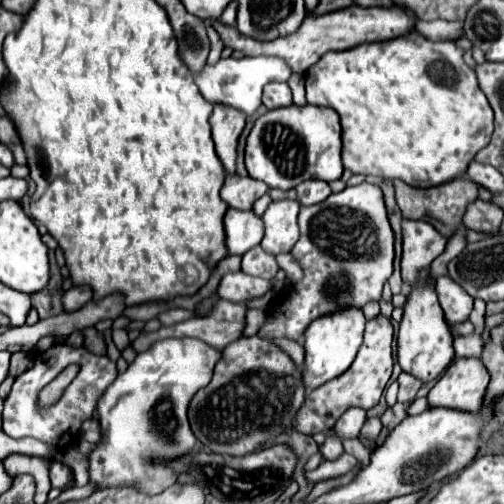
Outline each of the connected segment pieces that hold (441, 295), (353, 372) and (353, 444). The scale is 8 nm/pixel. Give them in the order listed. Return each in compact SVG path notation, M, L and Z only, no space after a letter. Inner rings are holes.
M440 276L434 288L444 310L444 318L450 324L468 320L472 312L472 298L470 294L466 294L466 290L462 290L462 286L458 286L450 276Z
M378 314L372 320L368 320L366 332L364 332L364 342L358 350L356 360L352 362L350 370L346 370L346 374L340 374L332 382L318 386L318 390L312 390L306 396L306 402L304 402L304 406L298 412L298 418L294 422L294 430L312 436L316 432L330 430L336 424L336 420L352 406L358 406L364 410L370 410L372 406L376 406L388 380L390 380L390 374L392 374L392 364L394 364L392 338L394 338L394 328L386 316Z
M352 438L352 440L342 440L342 444L344 444L344 450L346 450L348 454L352 454L356 460L363 464L363 468L369 464L370 452L362 446L360 440L356 440L356 438Z

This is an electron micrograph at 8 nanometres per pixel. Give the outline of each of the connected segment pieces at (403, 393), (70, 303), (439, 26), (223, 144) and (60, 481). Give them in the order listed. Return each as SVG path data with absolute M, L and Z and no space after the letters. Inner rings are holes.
M401 372L398 376L398 384L398 402L404 402L404 404L412 402L412 400L416 398L416 392L418 392L420 386L422 386L420 380L416 380L414 376L406 372Z
M84 286L70 288L62 296L62 306L64 306L64 312L74 312L74 310L80 310L90 300L92 300L92 290L90 288L84 288Z
M416 20L414 30L428 40L454 40L462 36L462 22L446 22L446 20Z
M214 104L214 112L210 116L212 140L216 144L216 152L228 174L236 172L236 146L238 136L244 130L246 114L228 104Z
M52 462L52 466L50 466L50 480L52 480L52 488L68 490L70 488L70 480L72 480L72 470L66 468L60 462Z

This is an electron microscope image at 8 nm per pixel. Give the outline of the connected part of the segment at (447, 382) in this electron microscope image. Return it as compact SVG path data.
M454 358L428 394L430 406L478 410L488 386L488 370L480 358Z

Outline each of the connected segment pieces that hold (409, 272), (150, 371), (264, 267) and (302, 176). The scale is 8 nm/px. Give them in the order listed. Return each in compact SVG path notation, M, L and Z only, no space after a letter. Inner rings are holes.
M402 220L402 282L414 286L422 270L428 270L432 260L444 252L446 238L424 220Z
M166 338L154 342L146 352L138 354L124 374L118 374L114 384L98 402L100 426L104 432L102 442L90 454L90 480L100 488L106 486L136 486L144 494L160 494L176 482L176 474L166 468L166 462L190 452L196 438L188 424L188 404L192 396L210 384L214 366L222 358L222 352L198 338Z
M254 246L242 256L242 272L250 274L250 276L274 280L276 272L278 272L278 264L272 254L264 252L260 246Z
M288 106L274 108L262 114L248 138L244 150L244 164L254 180L262 180L268 188L290 190L304 180L338 180L344 172L340 162L340 120L336 110L324 106Z

